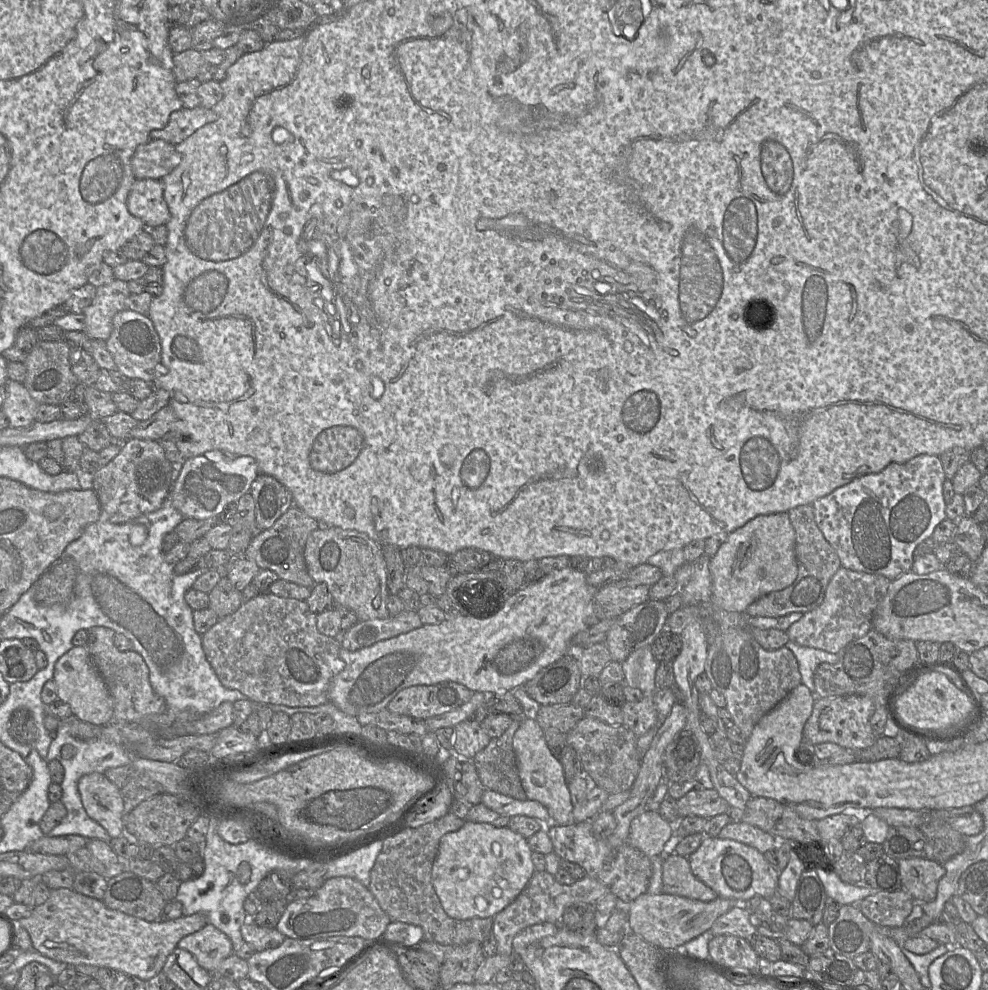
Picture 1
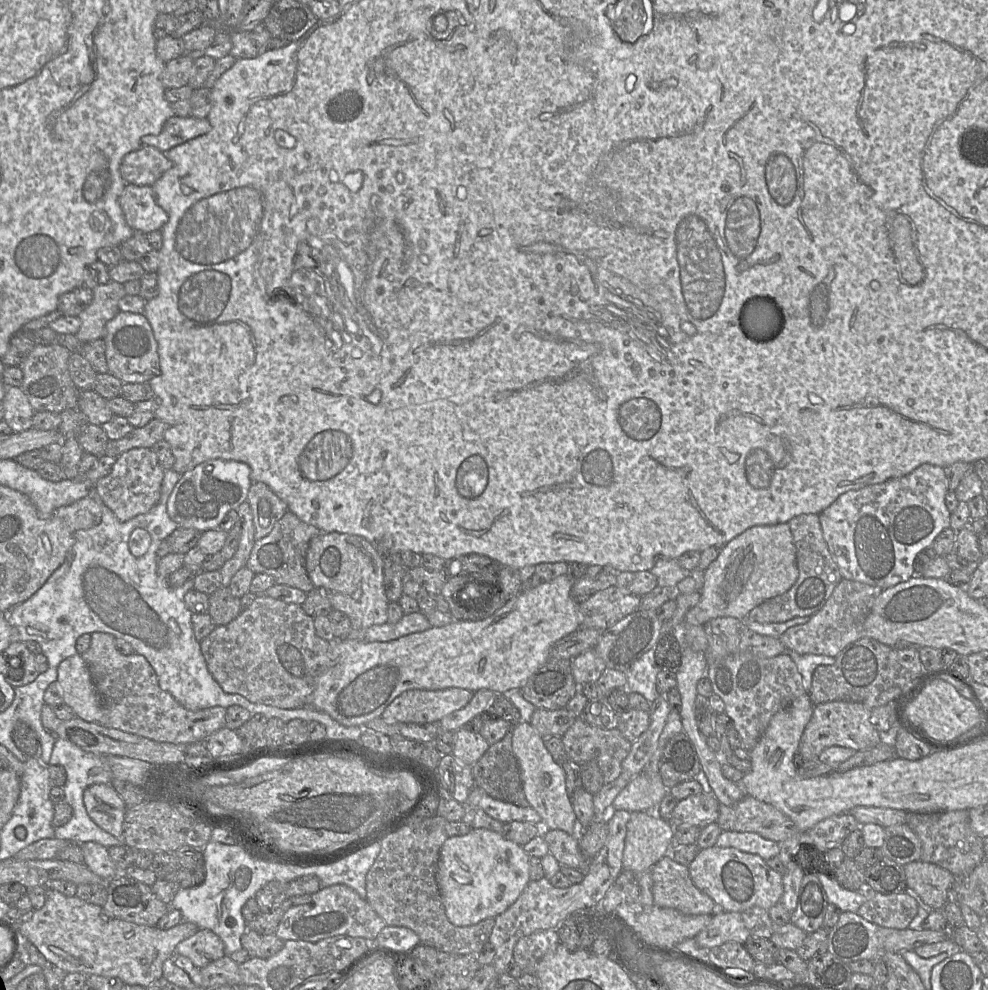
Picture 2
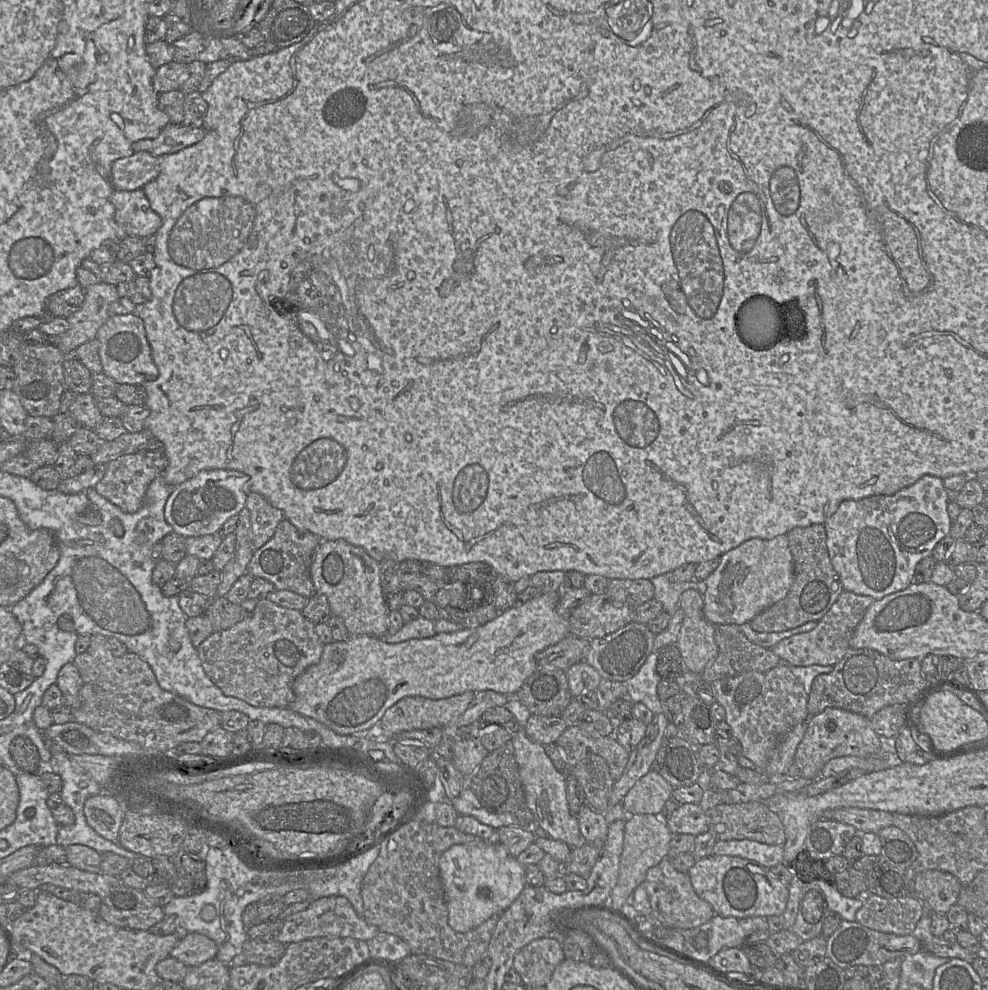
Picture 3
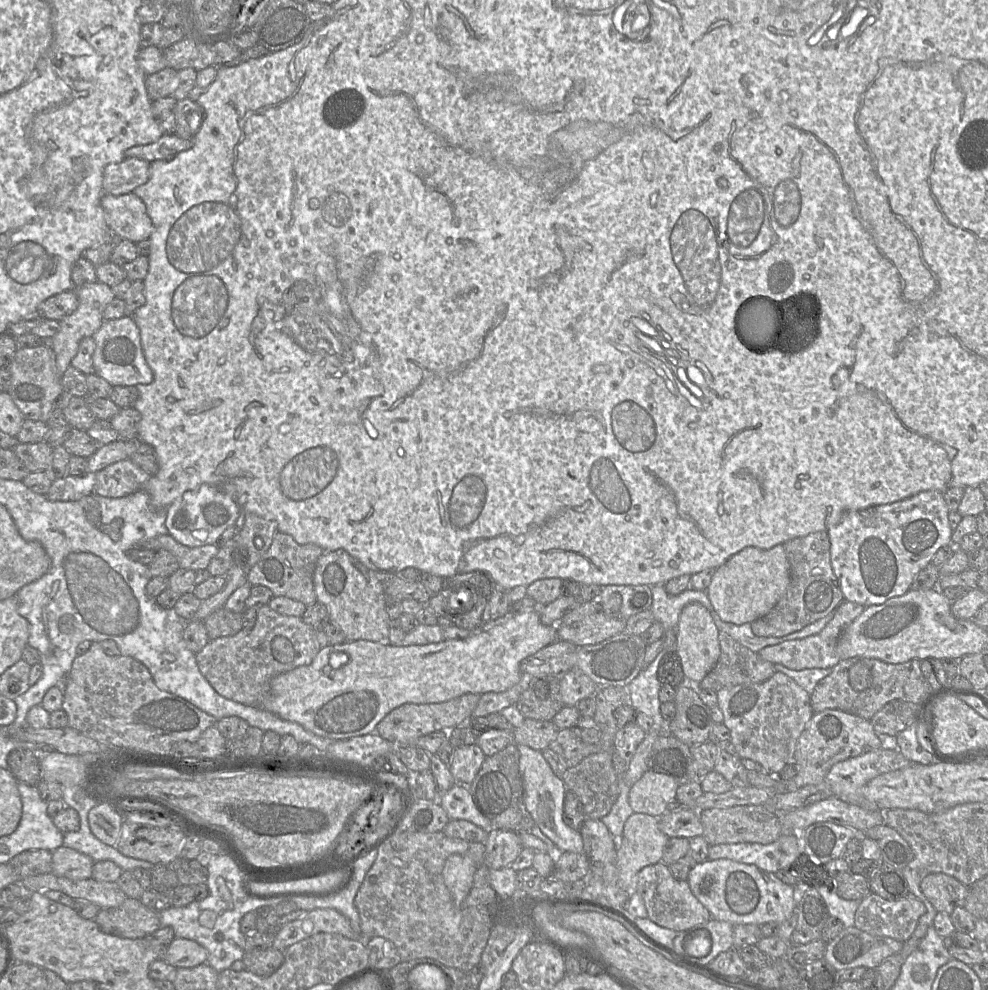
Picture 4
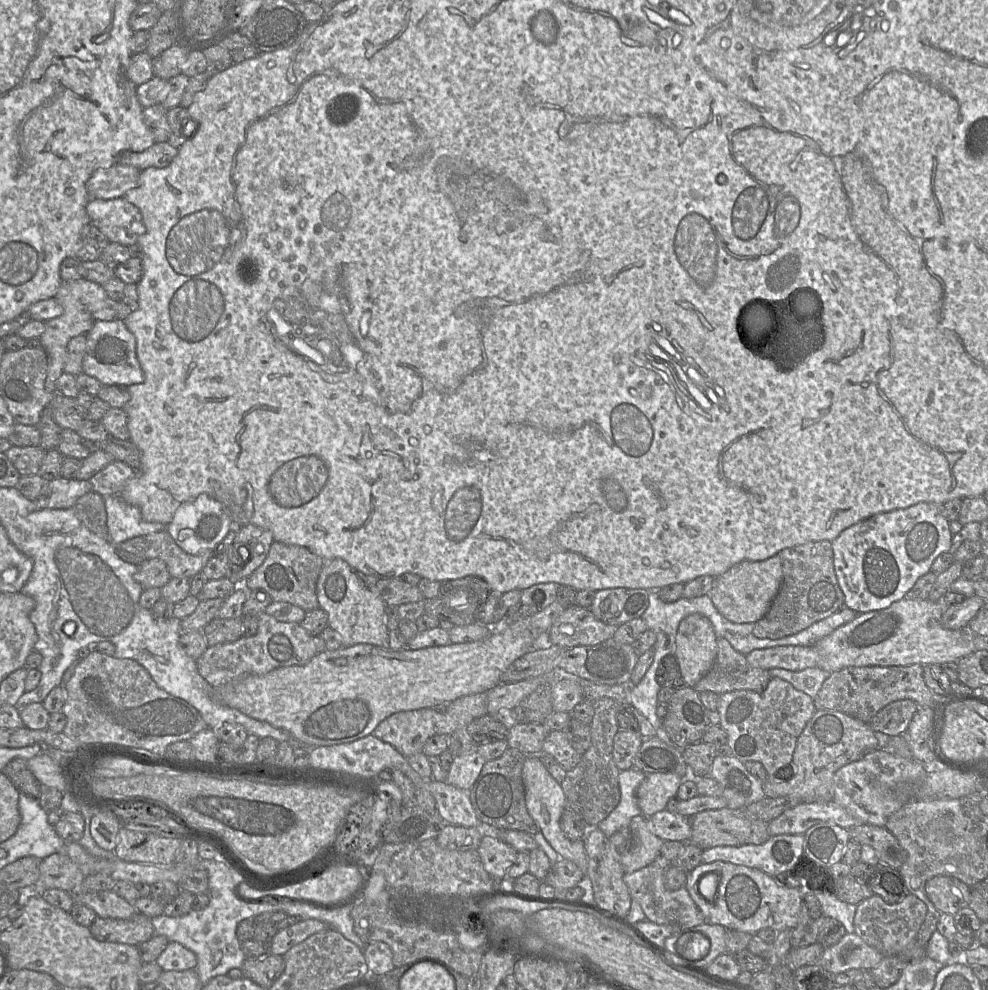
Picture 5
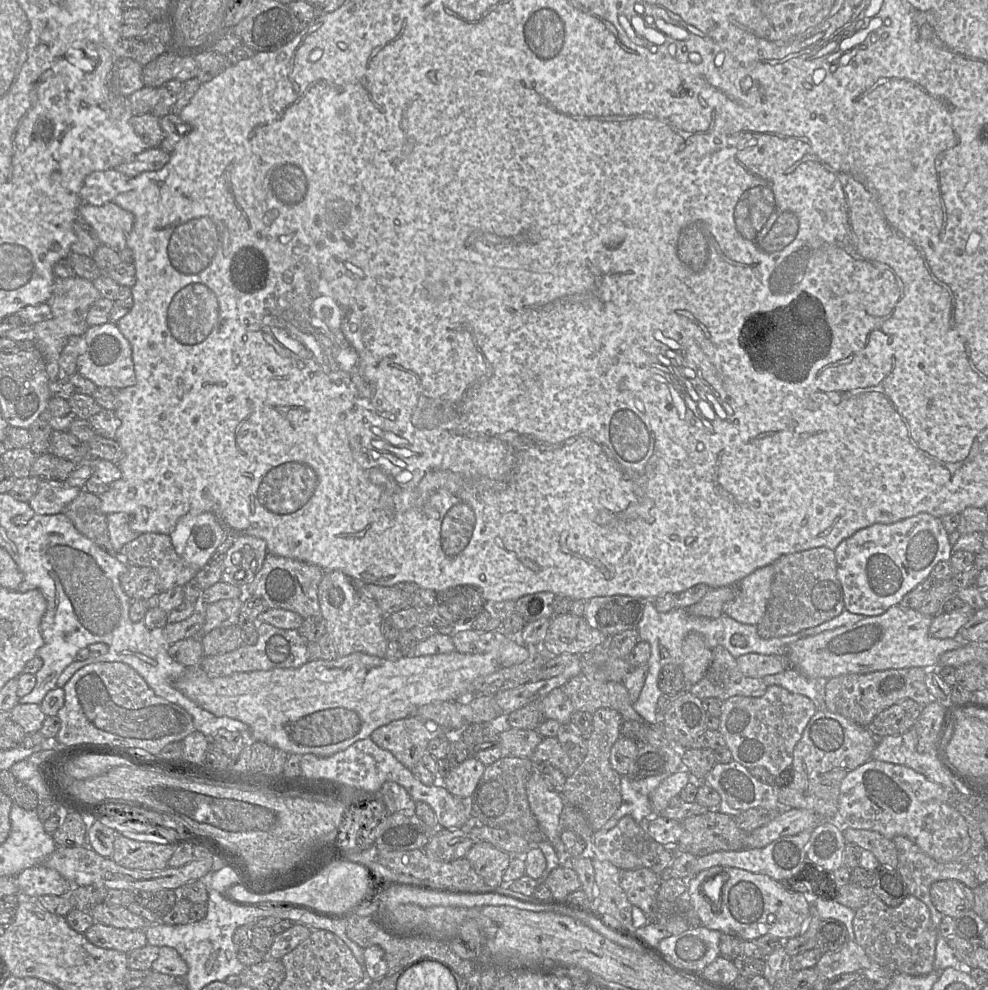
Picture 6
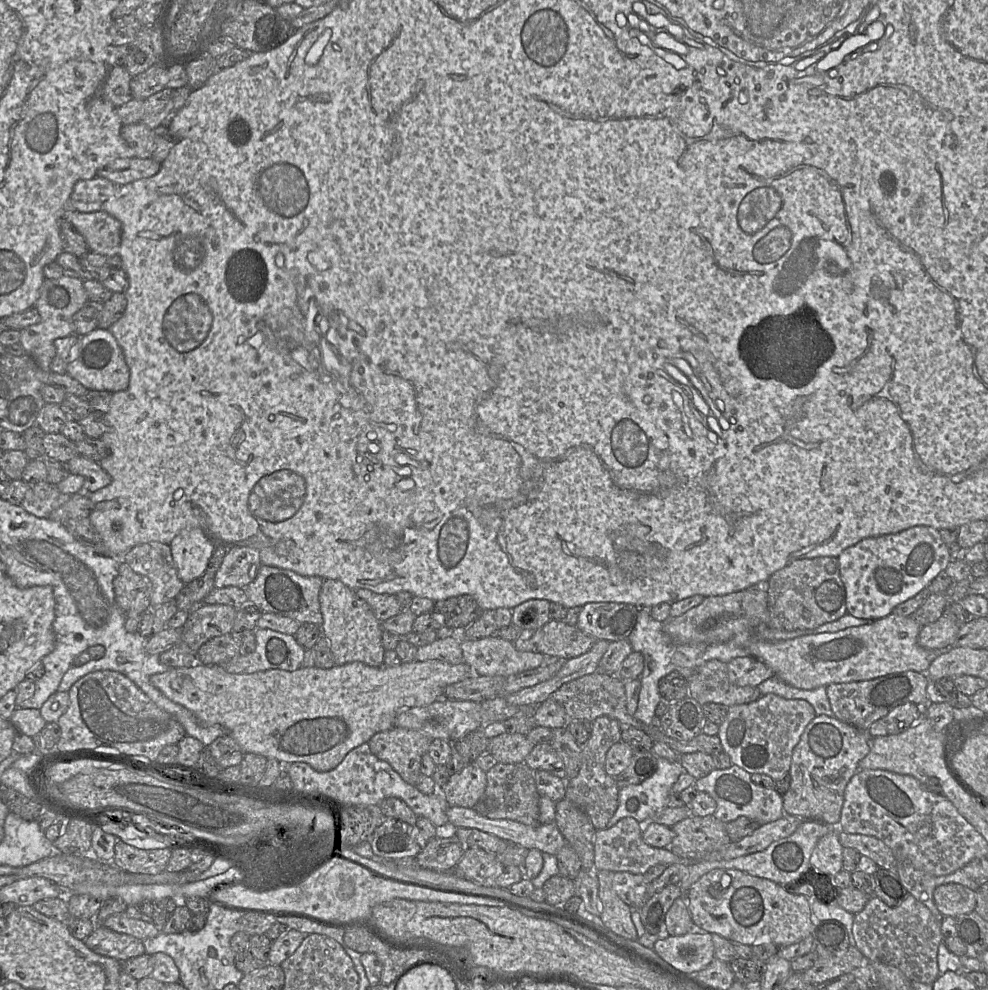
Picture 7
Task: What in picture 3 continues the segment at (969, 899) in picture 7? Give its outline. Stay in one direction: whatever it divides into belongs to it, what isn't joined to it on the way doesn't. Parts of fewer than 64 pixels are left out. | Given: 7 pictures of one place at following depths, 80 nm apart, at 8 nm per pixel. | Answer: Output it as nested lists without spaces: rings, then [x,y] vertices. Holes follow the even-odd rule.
[[[926,870],[917,874],[914,887],[933,912],[946,914],[957,903],[962,884],[948,872]]]

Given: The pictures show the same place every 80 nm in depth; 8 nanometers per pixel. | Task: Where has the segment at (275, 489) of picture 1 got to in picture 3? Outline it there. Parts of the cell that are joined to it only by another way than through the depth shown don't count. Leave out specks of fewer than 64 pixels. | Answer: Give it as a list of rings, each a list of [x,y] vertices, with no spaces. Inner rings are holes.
[[[256,492],[248,493],[245,507],[250,512],[250,541],[254,553],[273,537],[284,514]]]

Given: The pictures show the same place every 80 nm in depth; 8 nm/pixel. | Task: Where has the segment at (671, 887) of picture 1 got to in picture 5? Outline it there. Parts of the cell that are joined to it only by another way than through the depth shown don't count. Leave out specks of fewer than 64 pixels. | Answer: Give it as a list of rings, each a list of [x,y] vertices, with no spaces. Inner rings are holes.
[[[648,865],[635,872],[624,874],[631,898],[641,905],[647,920],[656,924],[670,925],[678,929],[686,929],[705,923],[705,917],[692,900],[686,887],[678,890],[669,890],[664,884],[665,870],[659,866]]]

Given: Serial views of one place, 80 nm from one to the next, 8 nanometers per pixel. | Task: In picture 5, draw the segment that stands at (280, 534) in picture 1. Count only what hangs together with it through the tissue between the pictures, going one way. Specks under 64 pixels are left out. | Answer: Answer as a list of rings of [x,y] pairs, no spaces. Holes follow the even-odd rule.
[[[274,541],[264,562],[243,582],[247,591],[265,590],[275,602],[288,602],[305,612],[319,607],[316,584],[325,560],[303,546]]]

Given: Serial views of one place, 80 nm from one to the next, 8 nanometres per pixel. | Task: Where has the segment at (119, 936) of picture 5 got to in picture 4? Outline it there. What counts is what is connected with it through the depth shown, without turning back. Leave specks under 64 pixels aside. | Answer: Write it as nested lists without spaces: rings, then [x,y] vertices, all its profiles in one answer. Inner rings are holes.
[[[129,897],[118,907],[100,909],[94,920],[103,932],[131,939],[144,938],[161,927],[159,913]]]

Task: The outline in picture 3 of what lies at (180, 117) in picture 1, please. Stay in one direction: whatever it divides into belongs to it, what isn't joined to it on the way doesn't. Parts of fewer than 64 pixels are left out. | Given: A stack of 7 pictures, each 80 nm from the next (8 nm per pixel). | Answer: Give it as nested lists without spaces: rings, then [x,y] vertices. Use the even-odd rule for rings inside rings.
[[[168,124],[155,139],[136,141],[132,148],[134,153],[146,151],[156,157],[176,153],[186,147],[200,142],[206,135],[202,127],[183,124]]]

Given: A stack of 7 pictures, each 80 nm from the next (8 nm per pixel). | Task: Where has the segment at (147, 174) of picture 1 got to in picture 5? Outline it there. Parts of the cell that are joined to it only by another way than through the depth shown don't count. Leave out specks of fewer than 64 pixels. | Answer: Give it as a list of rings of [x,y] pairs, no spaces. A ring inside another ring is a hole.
[[[124,164],[96,170],[86,184],[89,201],[123,197],[127,191],[137,186],[140,174],[138,168]]]

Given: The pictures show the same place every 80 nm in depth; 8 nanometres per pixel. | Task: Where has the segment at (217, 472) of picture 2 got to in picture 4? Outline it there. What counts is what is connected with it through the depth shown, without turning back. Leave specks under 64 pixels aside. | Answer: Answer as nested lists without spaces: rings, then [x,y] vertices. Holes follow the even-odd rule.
[[[202,484],[186,491],[166,509],[165,524],[177,542],[194,548],[217,544],[225,529],[241,520],[242,511],[232,498],[215,486]]]

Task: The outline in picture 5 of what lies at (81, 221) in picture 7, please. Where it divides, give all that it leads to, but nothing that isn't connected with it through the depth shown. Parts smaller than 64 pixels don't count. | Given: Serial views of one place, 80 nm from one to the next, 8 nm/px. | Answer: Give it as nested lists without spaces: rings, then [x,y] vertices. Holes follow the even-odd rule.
[[[124,197],[90,200],[86,206],[91,223],[110,243],[135,244],[146,232],[140,210]]]

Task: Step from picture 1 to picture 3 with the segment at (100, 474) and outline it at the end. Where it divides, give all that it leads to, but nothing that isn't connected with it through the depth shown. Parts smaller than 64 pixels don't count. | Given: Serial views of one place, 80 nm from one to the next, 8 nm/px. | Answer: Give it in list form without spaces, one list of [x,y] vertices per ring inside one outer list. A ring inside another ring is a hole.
[[[135,452],[110,461],[94,489],[122,511],[135,513],[142,507],[147,488],[159,473],[141,452]]]

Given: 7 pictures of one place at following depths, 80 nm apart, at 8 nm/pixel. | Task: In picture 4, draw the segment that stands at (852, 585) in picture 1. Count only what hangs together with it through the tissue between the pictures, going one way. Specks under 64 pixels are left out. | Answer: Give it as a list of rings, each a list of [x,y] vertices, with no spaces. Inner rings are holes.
[[[844,600],[833,612],[833,616],[828,624],[818,634],[767,646],[757,653],[762,659],[773,664],[781,664],[791,670],[800,671],[811,668],[832,669],[840,662],[840,658],[836,652],[839,637],[864,610],[865,607],[863,605]]]

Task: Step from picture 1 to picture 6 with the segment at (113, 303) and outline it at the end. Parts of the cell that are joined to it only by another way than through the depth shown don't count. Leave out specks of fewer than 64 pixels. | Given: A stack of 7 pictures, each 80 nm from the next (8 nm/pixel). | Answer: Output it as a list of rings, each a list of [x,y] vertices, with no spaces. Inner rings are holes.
[[[76,275],[65,279],[56,279],[50,299],[51,316],[34,324],[34,345],[42,354],[50,381],[60,378],[59,358],[62,349],[71,336],[85,335],[89,326],[86,315],[92,304],[100,298],[100,293],[90,280]]]

